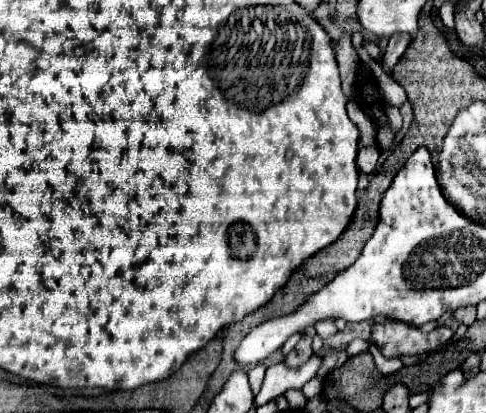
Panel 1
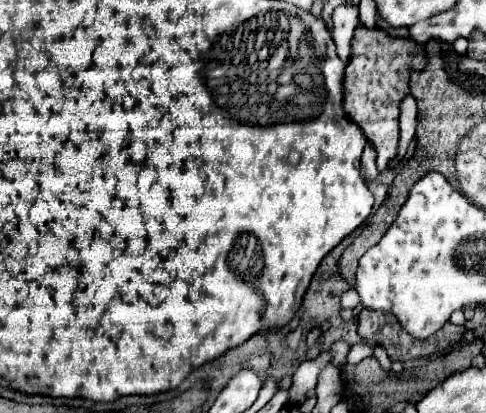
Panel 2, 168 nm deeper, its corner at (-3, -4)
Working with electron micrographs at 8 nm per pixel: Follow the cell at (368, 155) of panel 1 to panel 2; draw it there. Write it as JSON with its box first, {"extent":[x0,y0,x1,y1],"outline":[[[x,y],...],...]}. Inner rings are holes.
{"extent":[362,144,378,180],"outline":[[[370,144],[364,148],[364,154],[362,154],[362,170],[364,170],[364,174],[366,174],[368,180],[374,180],[374,178],[378,176],[374,154],[376,154],[376,152],[374,152],[374,148],[372,148]]]}

